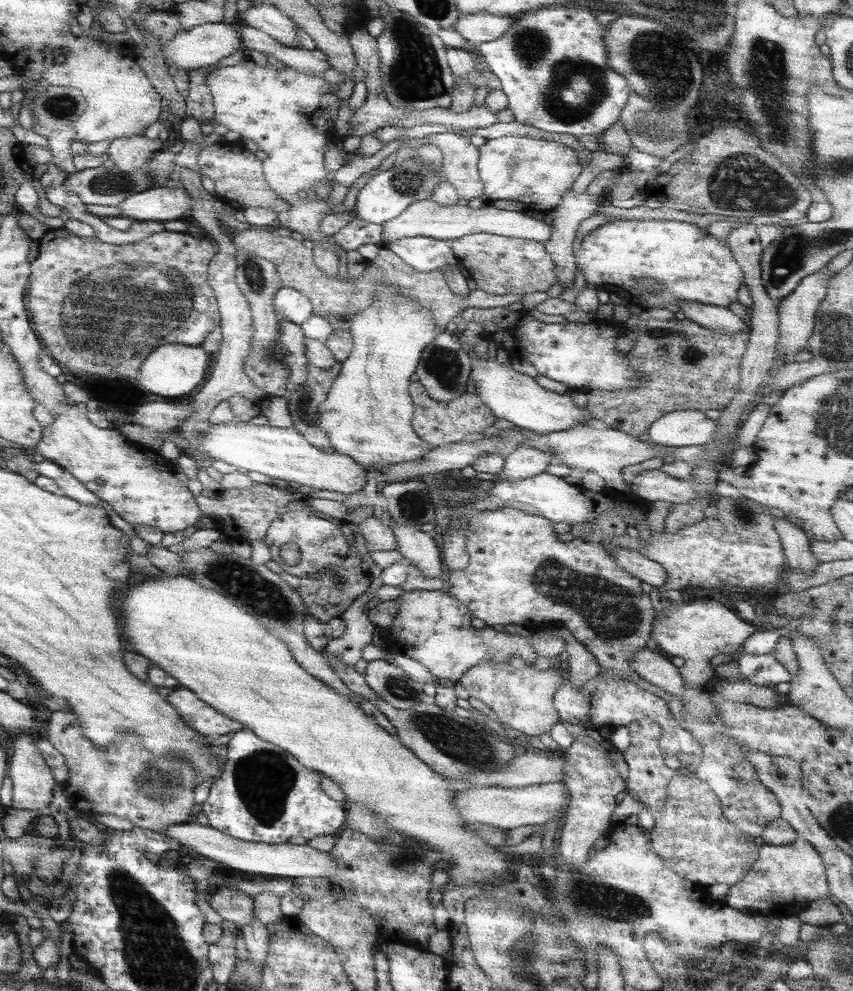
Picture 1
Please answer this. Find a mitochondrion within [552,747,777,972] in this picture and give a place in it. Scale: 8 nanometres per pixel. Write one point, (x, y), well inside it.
(584, 893)

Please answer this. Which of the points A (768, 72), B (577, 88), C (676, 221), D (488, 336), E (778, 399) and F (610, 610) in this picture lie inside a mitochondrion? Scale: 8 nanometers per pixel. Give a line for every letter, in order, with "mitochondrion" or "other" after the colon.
A: mitochondrion
B: mitochondrion
C: other
D: other
E: other
F: mitochondrion

